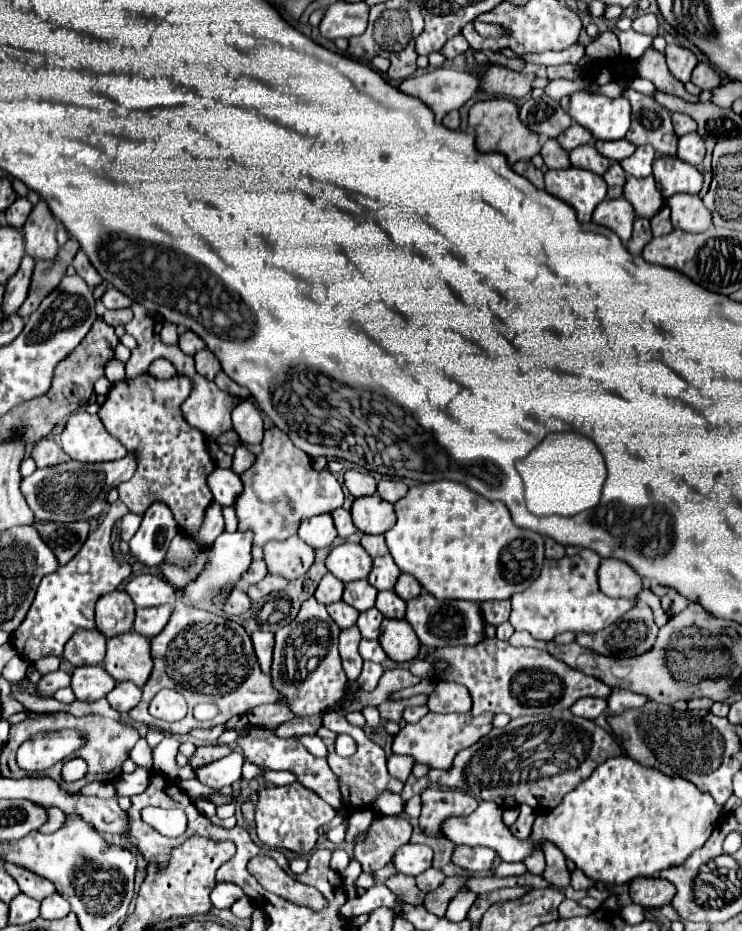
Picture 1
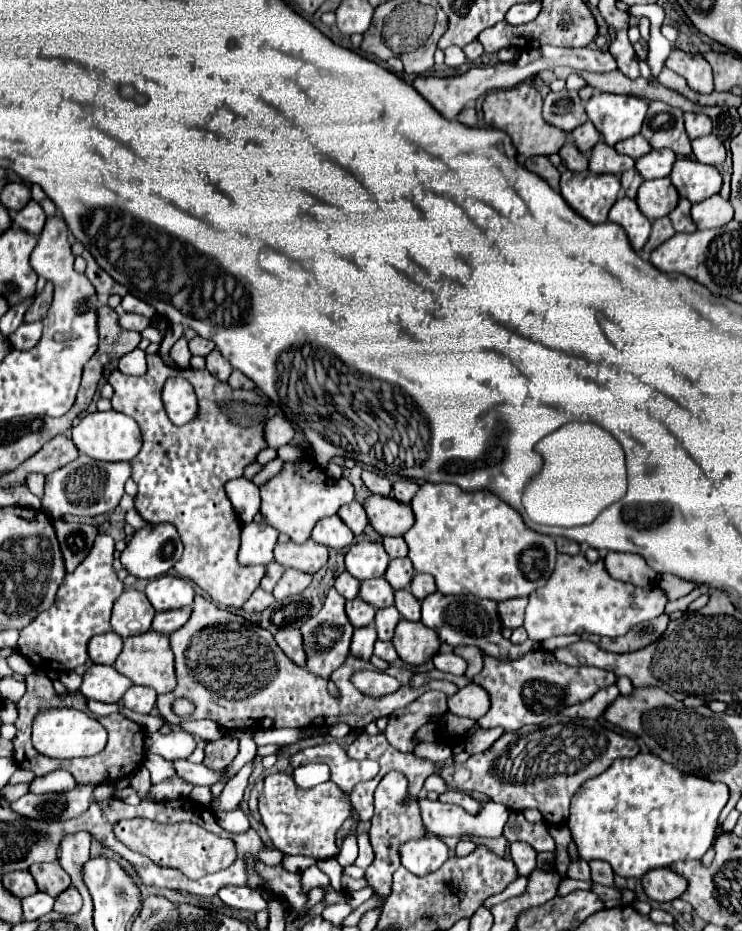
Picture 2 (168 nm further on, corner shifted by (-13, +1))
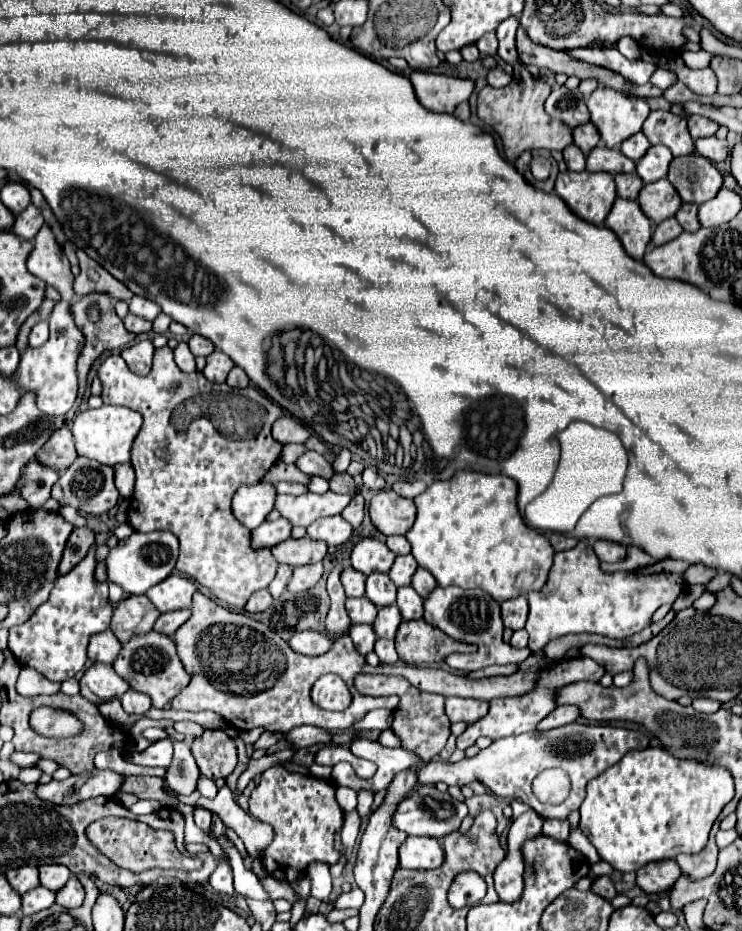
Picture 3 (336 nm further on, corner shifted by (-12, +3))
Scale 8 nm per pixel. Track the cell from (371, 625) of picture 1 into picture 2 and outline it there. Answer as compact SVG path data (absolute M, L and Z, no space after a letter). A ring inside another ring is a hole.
M386 607L386 609L378 609L376 611L376 619L374 619L374 625L376 625L376 631L378 631L378 639L382 641L390 641L392 635L394 635L394 627L400 619L400 613L396 607Z

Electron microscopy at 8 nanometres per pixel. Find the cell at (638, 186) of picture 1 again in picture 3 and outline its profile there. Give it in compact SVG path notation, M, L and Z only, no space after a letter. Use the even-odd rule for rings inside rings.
M667 179L649 183L639 193L639 205L655 225L665 221L667 217L673 217L679 211L681 203L683 201L679 193L673 189L673 185Z

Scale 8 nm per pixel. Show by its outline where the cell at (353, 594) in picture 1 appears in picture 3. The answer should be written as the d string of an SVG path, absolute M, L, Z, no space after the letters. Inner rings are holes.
M371 573L367 577L367 593L365 593L377 607L393 605L397 597L397 587L389 579L387 573Z

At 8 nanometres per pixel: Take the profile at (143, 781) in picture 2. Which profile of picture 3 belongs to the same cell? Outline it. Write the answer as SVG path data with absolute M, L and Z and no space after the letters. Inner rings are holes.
M141 799L141 801L137 801L129 811L131 811L133 815L145 815L145 813L159 811L159 809L161 809L159 801L147 801L147 799Z

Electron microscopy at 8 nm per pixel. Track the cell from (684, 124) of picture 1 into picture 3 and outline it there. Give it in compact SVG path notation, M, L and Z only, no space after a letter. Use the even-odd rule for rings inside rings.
M689 117L689 133L693 139L701 139L701 137L711 137L715 135L719 129L719 125L715 121L709 121L705 117Z

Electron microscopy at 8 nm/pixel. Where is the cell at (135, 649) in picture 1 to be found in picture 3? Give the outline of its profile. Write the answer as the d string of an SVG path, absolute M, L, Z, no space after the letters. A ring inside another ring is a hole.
M149 631L145 635L137 635L131 641L127 641L119 653L119 657L113 663L113 669L117 671L119 677L123 677L131 689L145 693L151 697L153 707L163 709L165 705L171 703L171 699L189 685L191 675L183 669L183 663L177 655L175 641L167 635L161 635L157 631Z

